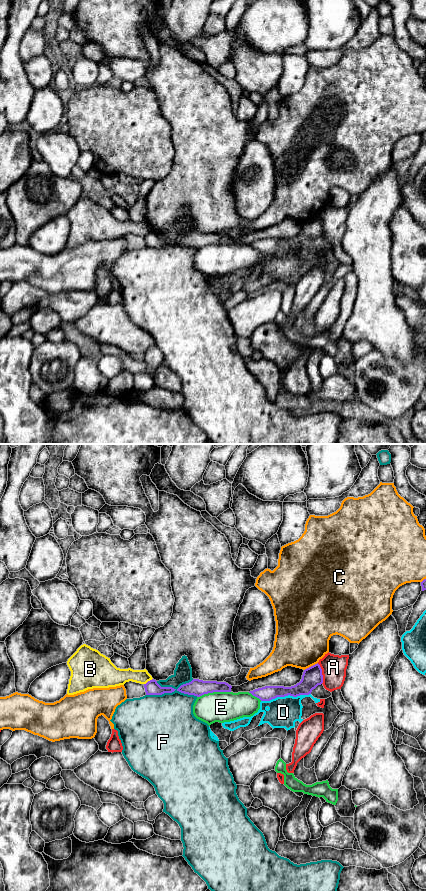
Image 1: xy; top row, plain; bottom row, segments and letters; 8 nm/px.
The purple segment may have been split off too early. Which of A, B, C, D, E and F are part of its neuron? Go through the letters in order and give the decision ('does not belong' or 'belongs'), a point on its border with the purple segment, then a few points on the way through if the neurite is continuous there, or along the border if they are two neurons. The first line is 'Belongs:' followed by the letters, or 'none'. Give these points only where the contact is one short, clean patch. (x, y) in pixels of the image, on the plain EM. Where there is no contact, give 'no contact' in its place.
Belongs: none
A: does not belong | xy (321, 225)
B: does not belong | xy (148, 233) | along xy (152, 230), (144, 236)
C: does not belong | xy (311, 218)
D: does not belong | xy (285, 247)
E: does not belong | xy (213, 243)
F: does not belong | xy (172, 243)

